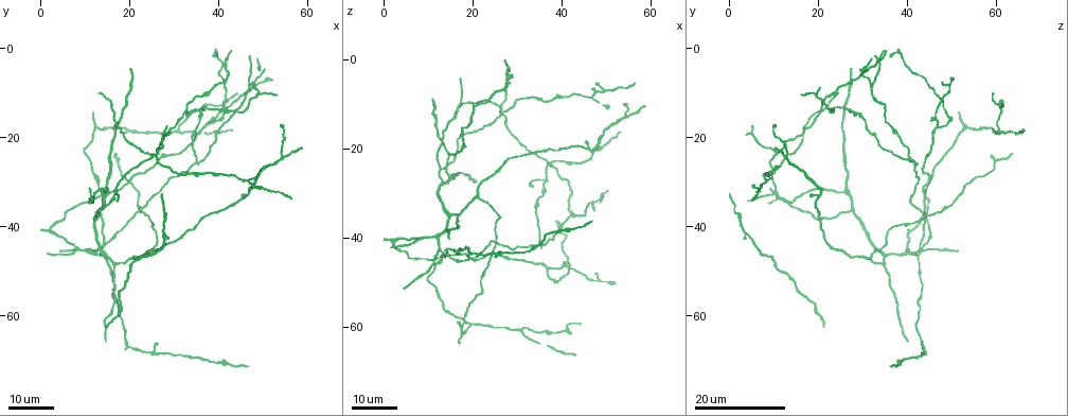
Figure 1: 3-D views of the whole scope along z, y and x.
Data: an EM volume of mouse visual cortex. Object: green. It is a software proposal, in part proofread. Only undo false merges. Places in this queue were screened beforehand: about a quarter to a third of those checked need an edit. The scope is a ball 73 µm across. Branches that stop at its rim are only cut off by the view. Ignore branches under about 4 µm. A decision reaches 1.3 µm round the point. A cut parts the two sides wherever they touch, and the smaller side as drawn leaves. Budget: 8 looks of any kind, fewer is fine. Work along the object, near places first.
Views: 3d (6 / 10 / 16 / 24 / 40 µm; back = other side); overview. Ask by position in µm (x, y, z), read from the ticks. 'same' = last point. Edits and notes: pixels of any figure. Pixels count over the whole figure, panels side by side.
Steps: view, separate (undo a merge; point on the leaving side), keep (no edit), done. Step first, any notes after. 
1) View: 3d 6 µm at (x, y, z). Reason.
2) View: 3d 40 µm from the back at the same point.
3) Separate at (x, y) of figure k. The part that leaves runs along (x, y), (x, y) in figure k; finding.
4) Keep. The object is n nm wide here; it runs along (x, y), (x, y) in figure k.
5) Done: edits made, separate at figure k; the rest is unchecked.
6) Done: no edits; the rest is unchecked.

View: 3d 24 µm at (47.0, 7.5, 32.0). Three-way junction.

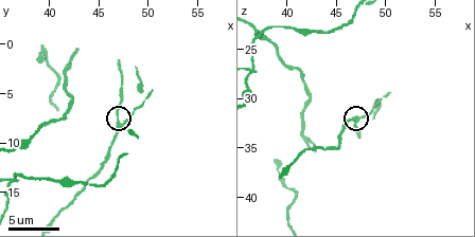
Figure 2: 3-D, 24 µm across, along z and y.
View: 3d 10 µm at the same point.

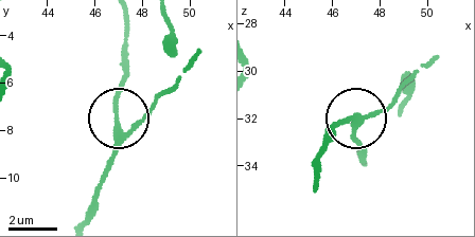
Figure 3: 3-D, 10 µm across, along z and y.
Keep. The side arm is 8 µm long; 3 arms meet here; all the same neuron.

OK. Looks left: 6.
View: 3d 24 µm at (8.0, 45.5, 40.5). Arms part here.

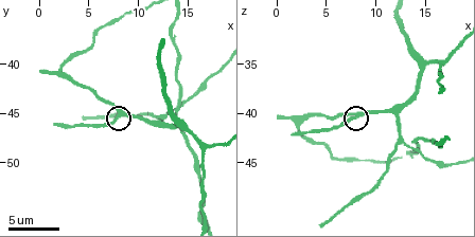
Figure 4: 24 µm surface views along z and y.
View: 3d 6 µm at (7.8, 45.4, 40.4). Closer look.

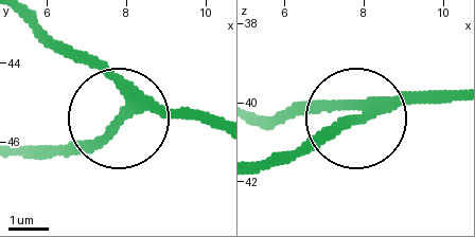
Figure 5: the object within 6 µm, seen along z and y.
Keep. It runs along (220, 128), (128, 114), (51, 151) in figure 5; all the same neuron.

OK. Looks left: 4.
View: 3d 6 µm at (15.0, 46.4, 35.4). Three arms meet.

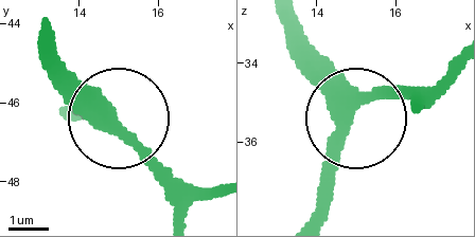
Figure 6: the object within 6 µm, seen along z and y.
View: 3d 6 µm from the back at (14.75, 46.50, 35.20).

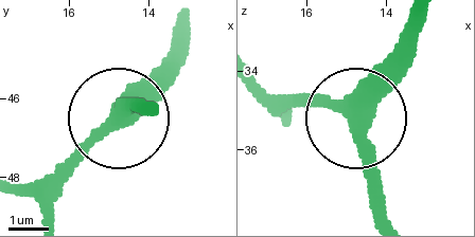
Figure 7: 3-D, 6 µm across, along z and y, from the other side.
Keep. The side arm is 70 µm long; it runs along (183, 20), (160, 81), (52, 189) in figure 7; continuous, no second neuron.

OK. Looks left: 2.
View: 3d 24 µm at (16.0, 58.0, 37.5). Narrows sharply.

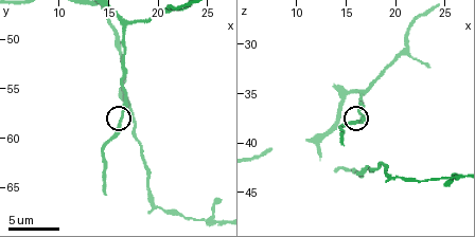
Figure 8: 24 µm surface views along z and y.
View: 3d 6 µm at the same point. Zoom in.

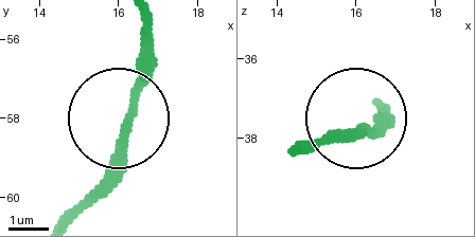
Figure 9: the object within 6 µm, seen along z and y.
Keep. The object is 220 nm wide here; it runs along (139, 21), (139, 72), (118, 143), (105, 183), (81, 210) in figure 9; one neuron here.

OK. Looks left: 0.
Done: no edits; the rest is unchecked.

